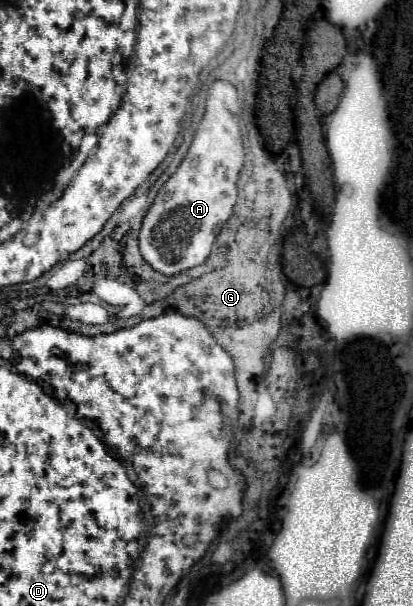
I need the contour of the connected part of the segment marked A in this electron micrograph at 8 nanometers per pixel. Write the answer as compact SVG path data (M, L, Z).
M215 80L207 90L205 114L187 156L177 172L161 186L143 218L139 232L141 256L165 276L175 276L203 264L211 254L213 240L233 212L237 200L237 176L245 160L239 112L241 98L237 88L225 80Z

